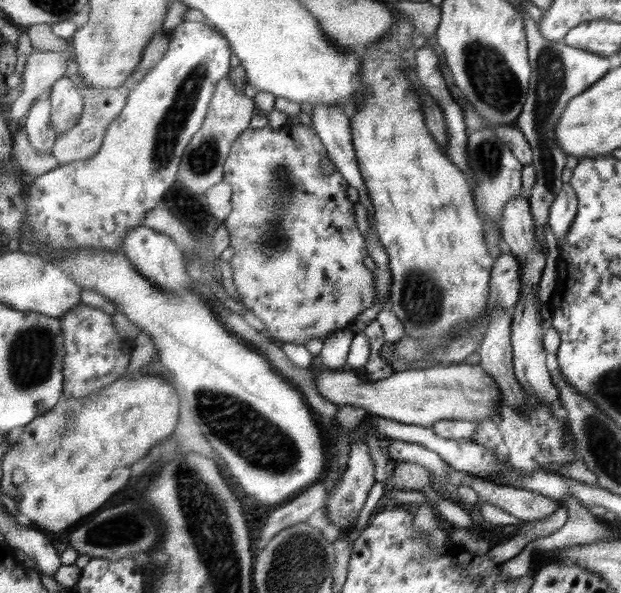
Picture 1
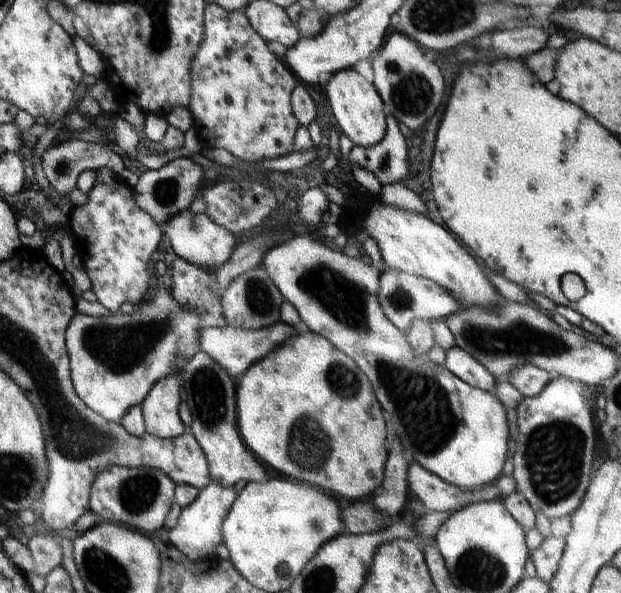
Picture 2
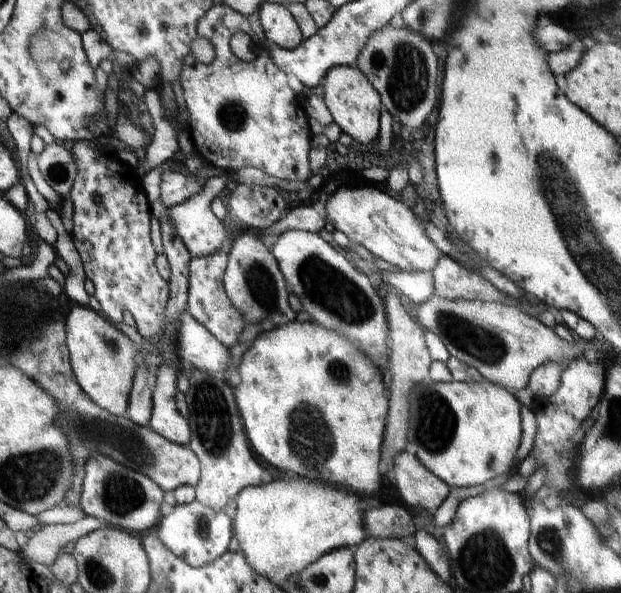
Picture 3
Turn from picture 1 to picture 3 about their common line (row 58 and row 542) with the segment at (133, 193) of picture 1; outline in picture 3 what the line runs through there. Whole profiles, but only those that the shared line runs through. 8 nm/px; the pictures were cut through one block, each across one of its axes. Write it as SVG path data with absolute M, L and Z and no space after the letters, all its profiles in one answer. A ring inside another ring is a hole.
M194 500L185 505L176 504L170 514L160 516L155 534L178 558L191 567L200 568L214 562L229 550L232 528L231 513L215 511Z

